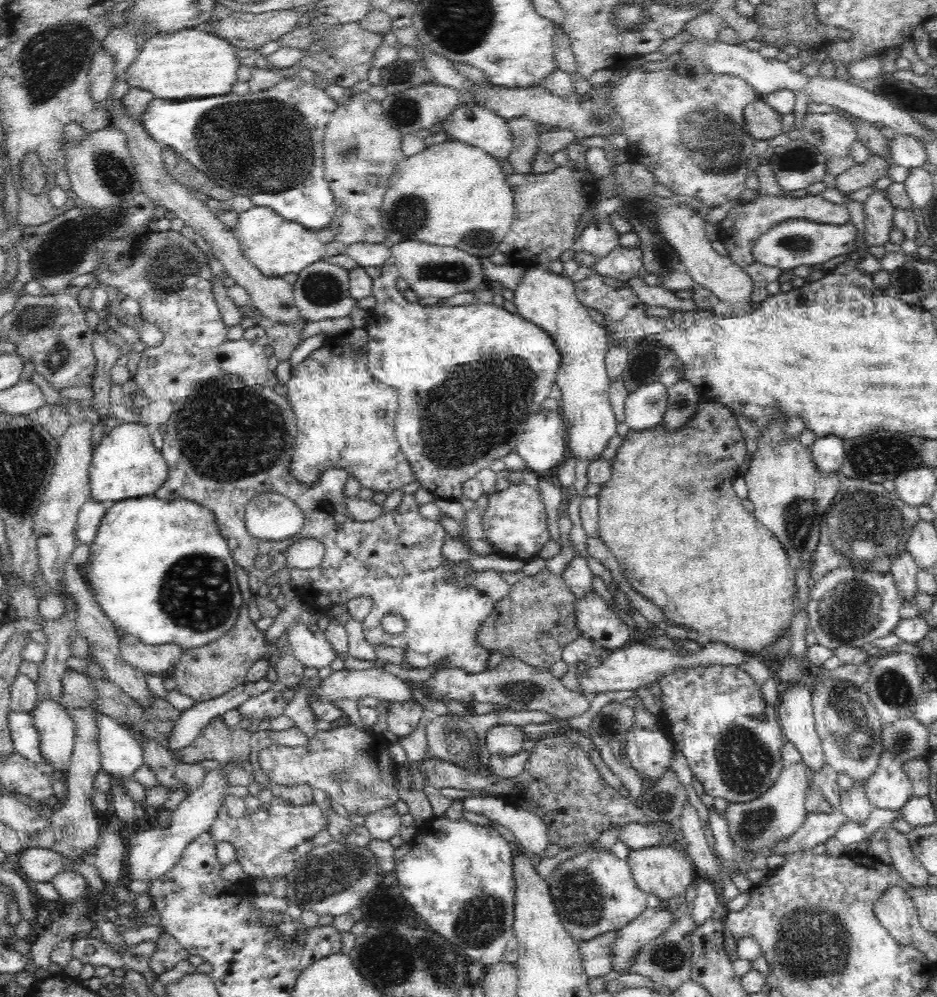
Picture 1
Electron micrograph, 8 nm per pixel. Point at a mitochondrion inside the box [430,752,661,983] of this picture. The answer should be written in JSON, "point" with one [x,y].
{"point":[581,899]}

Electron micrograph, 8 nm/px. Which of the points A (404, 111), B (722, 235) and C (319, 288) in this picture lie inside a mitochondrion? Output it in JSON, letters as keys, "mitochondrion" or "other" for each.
{"A":"mitochondrion","B":"other","C":"mitochondrion"}

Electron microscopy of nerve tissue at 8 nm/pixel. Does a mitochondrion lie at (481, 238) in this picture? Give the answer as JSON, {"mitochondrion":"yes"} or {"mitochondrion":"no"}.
{"mitochondrion":"yes"}

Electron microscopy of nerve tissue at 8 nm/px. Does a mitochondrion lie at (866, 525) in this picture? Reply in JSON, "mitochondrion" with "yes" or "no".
{"mitochondrion":"yes"}

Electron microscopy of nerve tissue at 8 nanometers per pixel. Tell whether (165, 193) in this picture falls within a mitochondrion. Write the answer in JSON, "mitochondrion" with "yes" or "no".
{"mitochondrion":"no"}

